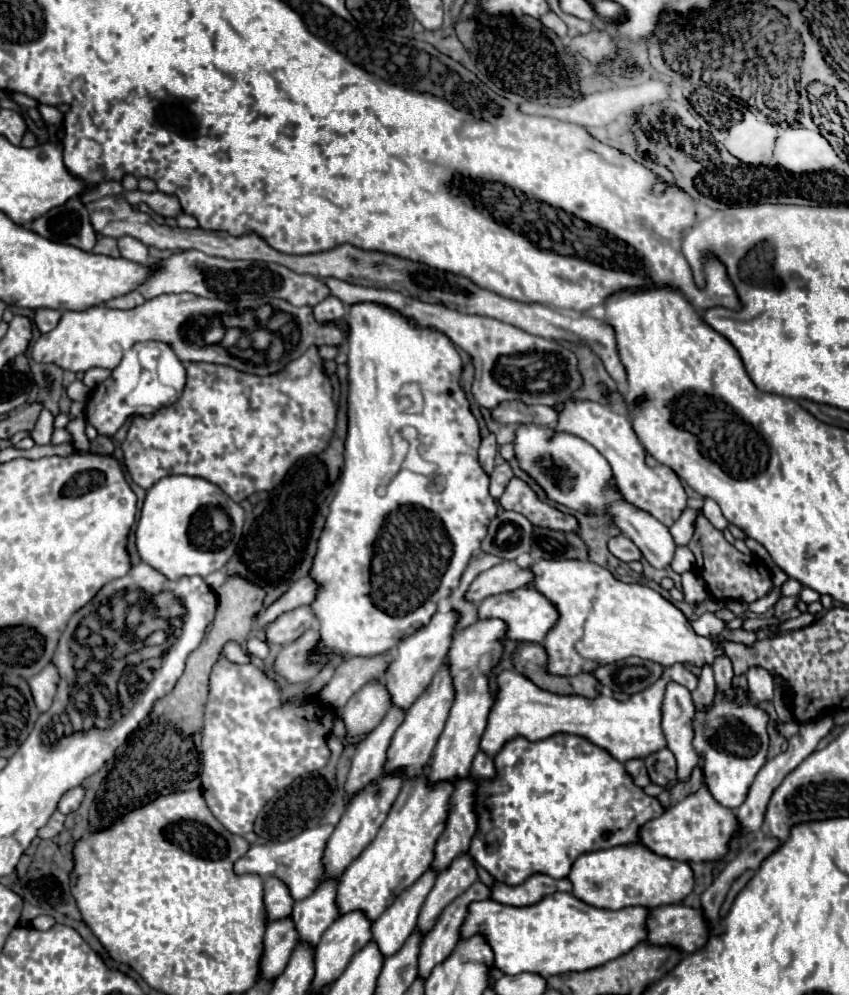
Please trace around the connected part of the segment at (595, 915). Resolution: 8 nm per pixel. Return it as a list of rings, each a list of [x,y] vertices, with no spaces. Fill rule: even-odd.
[[[554,892],[530,906],[504,906],[494,900],[470,902],[460,926],[460,940],[484,936],[494,952],[492,968],[504,974],[540,974],[544,978],[590,970],[632,950],[646,938],[644,920],[648,908],[622,910],[594,908],[568,892]]]

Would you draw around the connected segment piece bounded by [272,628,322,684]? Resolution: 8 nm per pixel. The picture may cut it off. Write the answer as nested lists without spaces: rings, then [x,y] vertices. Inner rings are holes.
[[[312,628],[306,634],[302,634],[298,642],[292,642],[290,646],[282,646],[282,650],[274,660],[272,670],[288,684],[308,682],[322,668],[322,664],[308,662],[308,652],[316,646],[316,642],[318,642],[318,632]]]

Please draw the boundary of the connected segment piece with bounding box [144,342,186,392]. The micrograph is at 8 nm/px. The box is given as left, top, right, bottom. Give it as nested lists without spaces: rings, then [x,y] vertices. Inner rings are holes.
[[[146,342],[144,346],[156,346],[160,350],[158,376],[160,376],[162,384],[168,384],[174,390],[182,392],[182,388],[186,384],[186,370],[184,370],[184,364],[172,352],[172,348],[166,346],[166,344],[162,344],[162,342]]]

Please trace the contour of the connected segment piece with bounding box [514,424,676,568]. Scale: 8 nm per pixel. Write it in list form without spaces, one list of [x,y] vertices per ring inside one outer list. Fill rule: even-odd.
[[[526,424],[518,428],[514,446],[516,446],[516,458],[520,462],[520,468],[526,470],[544,488],[548,498],[584,514],[604,512],[604,510],[610,512],[620,532],[640,548],[644,558],[654,568],[666,568],[672,562],[676,544],[670,536],[670,530],[654,516],[642,510],[634,510],[634,506],[630,506],[620,492],[614,492],[612,488],[606,486],[608,478],[612,476],[610,464],[586,440],[574,434],[562,434],[534,424]]]

